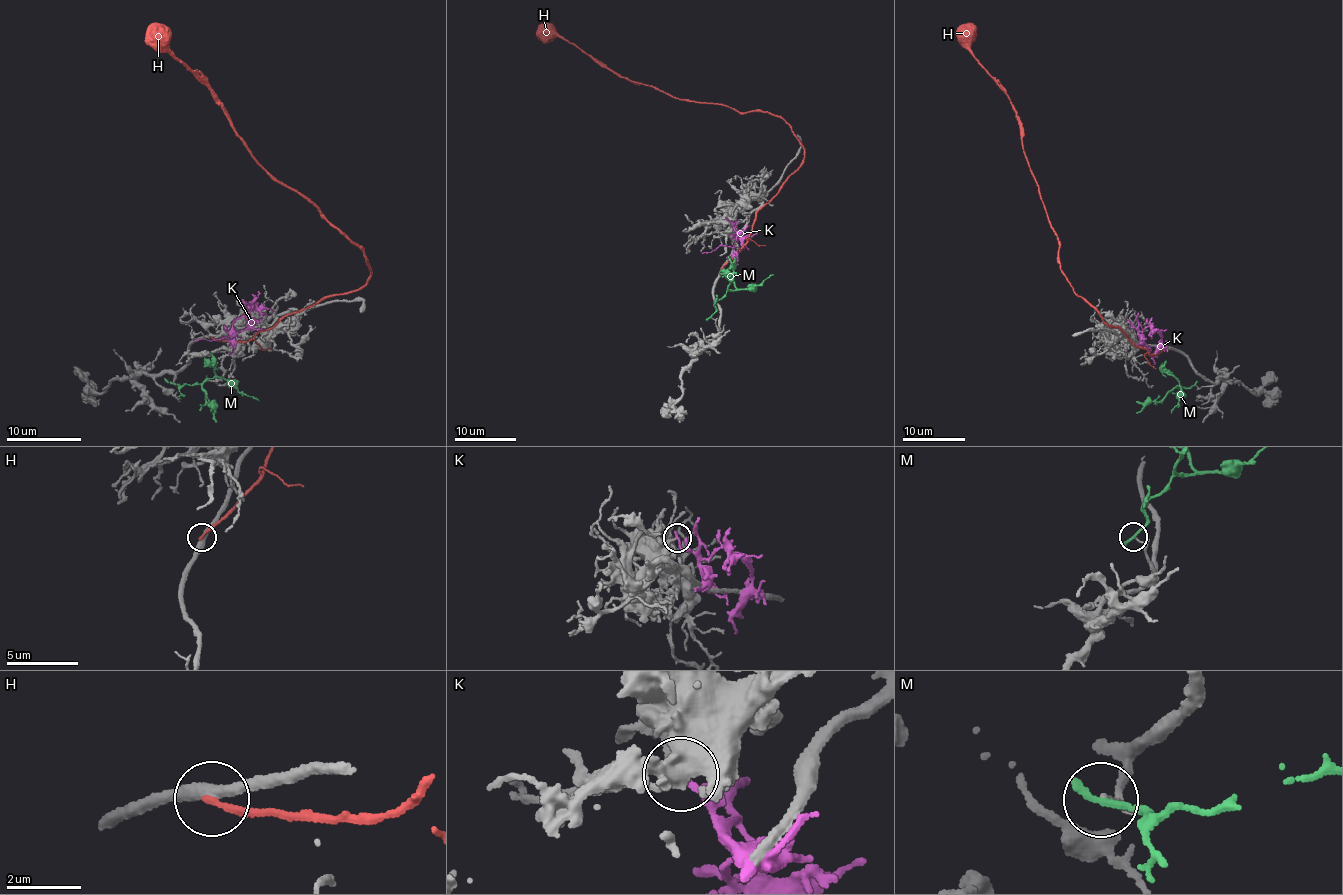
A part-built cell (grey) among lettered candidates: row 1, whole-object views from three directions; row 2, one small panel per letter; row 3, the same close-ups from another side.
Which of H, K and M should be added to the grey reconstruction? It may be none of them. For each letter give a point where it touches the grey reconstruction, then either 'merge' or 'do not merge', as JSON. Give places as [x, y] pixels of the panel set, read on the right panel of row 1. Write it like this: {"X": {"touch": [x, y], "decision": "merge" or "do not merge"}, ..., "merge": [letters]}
{"H": {"touch": [1164, 348], "decision": "do not merge"}, "K": {"touch": [1128, 322], "decision": "do not merge"}, "M": {"touch": [1194, 385], "decision": "do not merge"}, "merge": []}

